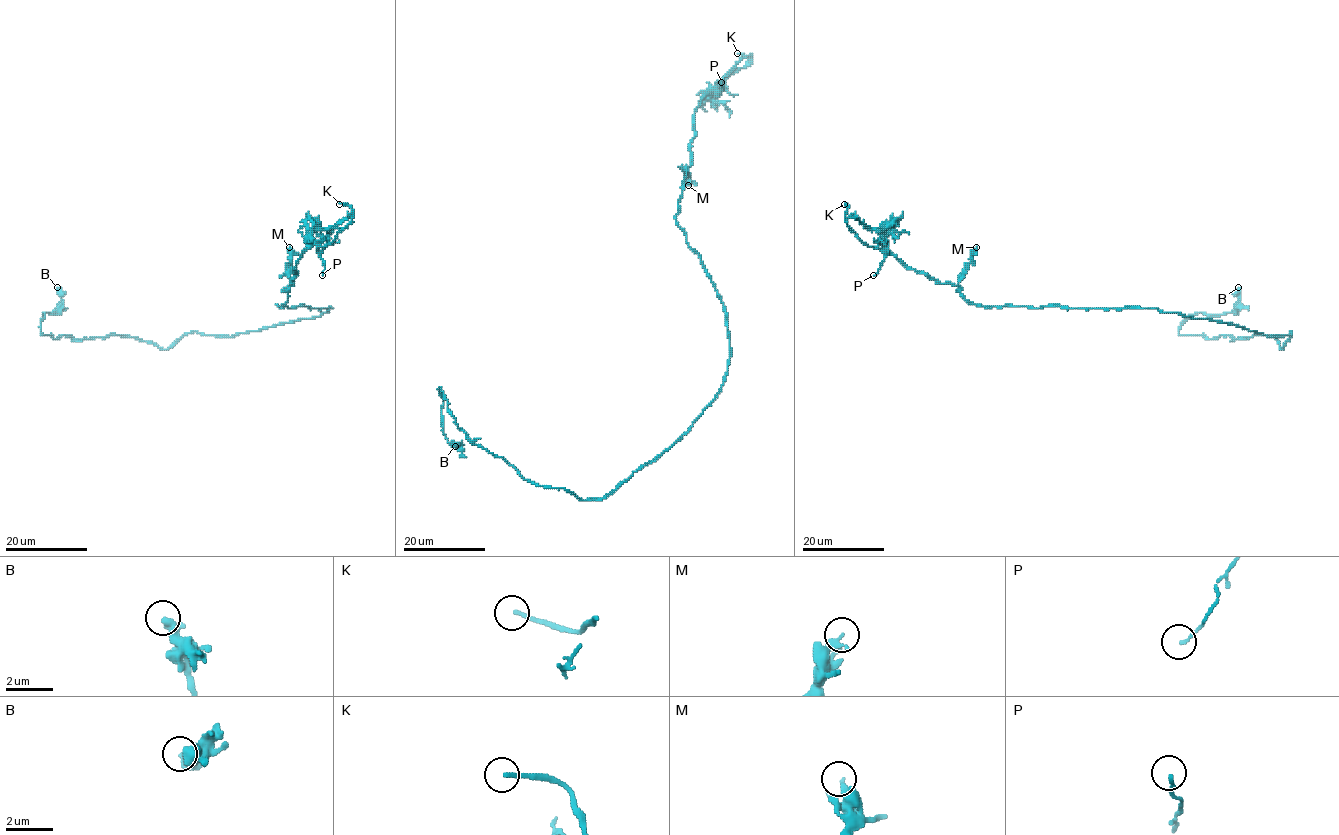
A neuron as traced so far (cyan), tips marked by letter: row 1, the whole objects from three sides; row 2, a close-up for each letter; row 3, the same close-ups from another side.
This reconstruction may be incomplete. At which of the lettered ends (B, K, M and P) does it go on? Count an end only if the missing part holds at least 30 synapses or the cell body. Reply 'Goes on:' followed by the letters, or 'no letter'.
Goes on: K

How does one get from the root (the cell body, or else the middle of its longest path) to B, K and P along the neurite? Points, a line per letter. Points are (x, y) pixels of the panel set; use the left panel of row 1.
B: (306, 319), (230, 336), (190, 331), (167, 349), (127, 335), (54, 339), (40, 322), (62, 302), (57, 287)
K: (306, 319), (331, 308), (277, 305), (287, 300), (301, 254), (329, 245), (351, 221), (352, 209), (339, 204)
P: (306, 319), (331, 308), (277, 305), (285, 305), (297, 275), (295, 263), (315, 244), (323, 260), (322, 275)

